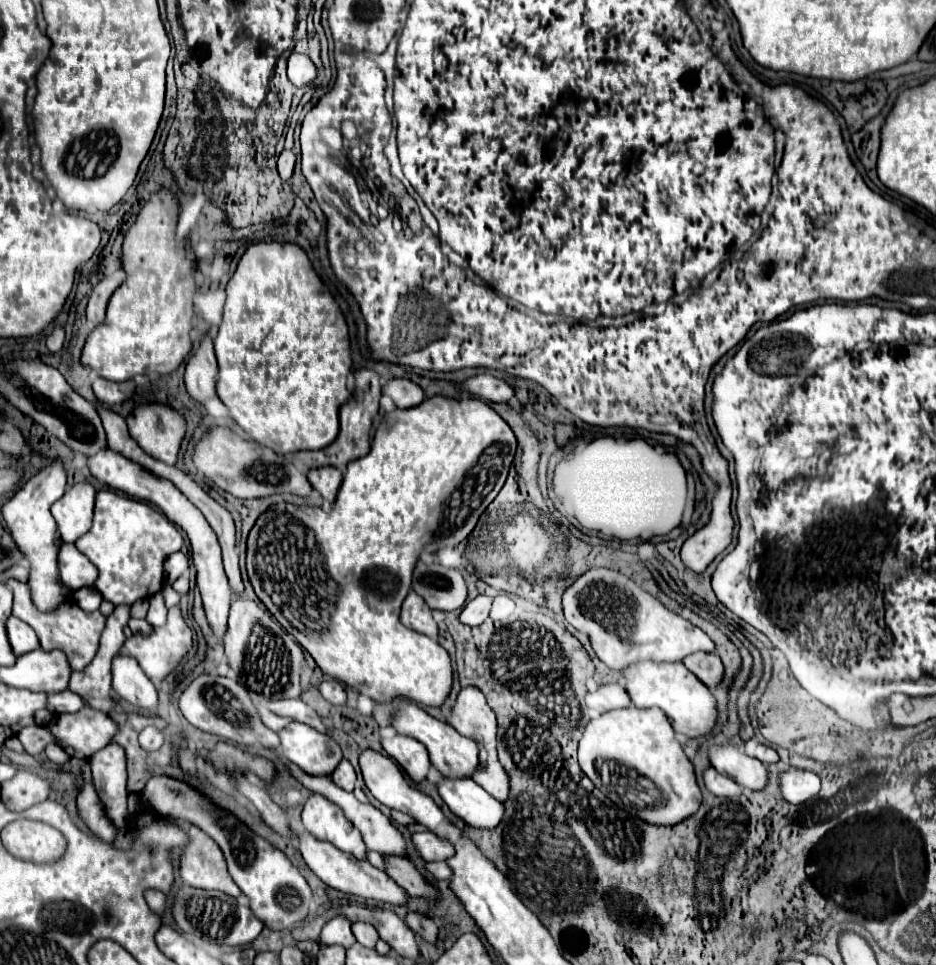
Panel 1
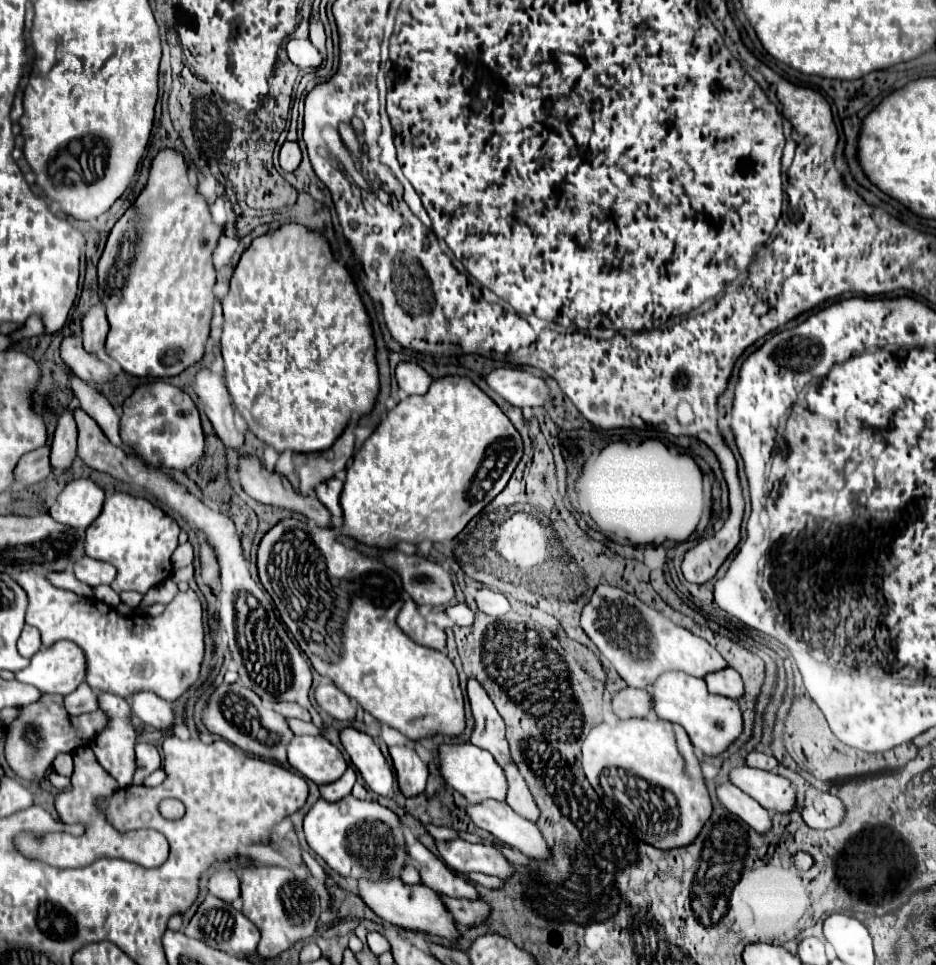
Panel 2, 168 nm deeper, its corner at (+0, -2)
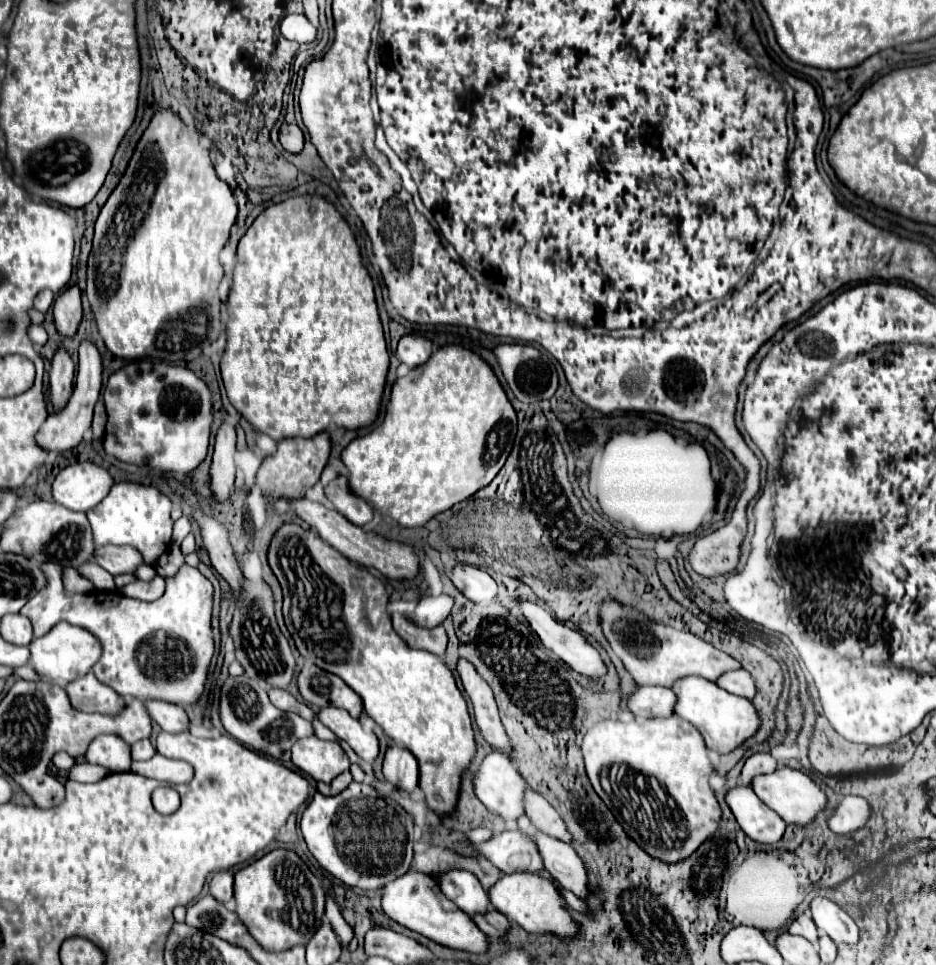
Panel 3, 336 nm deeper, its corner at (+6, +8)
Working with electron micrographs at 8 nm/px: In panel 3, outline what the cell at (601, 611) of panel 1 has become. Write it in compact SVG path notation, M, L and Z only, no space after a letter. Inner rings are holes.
M607 597L607 601L599 603L599 619L603 635L609 641L613 653L623 661L625 669L631 673L637 685L671 687L675 679L687 675L699 675L709 681L715 681L725 671L741 667L739 661L715 649L701 637L689 631L677 631L663 623L653 623L643 611L631 609L629 605L623 605L613 597Z

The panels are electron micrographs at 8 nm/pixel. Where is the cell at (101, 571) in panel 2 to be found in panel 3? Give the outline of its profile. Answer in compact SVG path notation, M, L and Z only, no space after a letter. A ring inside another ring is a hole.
M115 545L95 549L93 561L111 575L133 573L135 567L143 563L141 555L133 547L115 547Z

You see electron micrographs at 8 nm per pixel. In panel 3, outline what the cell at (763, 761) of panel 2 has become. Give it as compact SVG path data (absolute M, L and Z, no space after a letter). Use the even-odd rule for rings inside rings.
M753 753L745 761L741 777L743 777L743 783L749 785L751 777L755 777L757 773L771 773L775 769L777 769L777 761L769 753Z

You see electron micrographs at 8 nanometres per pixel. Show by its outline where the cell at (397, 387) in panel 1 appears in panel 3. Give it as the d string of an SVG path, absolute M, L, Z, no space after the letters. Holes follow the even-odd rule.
M405 335L397 345L397 357L409 369L419 367L427 363L431 357L431 341L419 335Z

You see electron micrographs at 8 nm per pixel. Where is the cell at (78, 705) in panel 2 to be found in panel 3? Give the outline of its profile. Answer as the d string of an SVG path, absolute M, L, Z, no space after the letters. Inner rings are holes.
M93 673L71 681L65 687L69 701L75 709L87 713L119 713L123 709L123 697L119 697L111 687L99 683Z

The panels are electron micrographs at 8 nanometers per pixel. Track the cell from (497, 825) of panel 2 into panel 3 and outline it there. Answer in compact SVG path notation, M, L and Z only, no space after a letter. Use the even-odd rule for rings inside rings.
M527 815L515 819L517 829L527 835L535 847L539 849L545 869L569 891L573 891L577 897L587 897L587 871L583 867L583 861L577 857L575 849L567 845L565 841L559 841L555 837L545 837L545 833L539 833L535 825L531 825L531 819Z

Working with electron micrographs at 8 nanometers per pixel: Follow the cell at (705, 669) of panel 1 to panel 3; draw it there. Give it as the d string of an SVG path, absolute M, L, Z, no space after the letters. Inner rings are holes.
M735 669L731 673L723 673L719 681L715 681L725 691L731 691L733 695L741 695L745 699L753 699L755 695L755 681L745 669Z

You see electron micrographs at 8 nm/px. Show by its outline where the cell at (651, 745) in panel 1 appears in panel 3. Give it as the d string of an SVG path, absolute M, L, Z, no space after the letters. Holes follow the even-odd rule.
M677 715L631 723L603 719L587 731L581 749L593 789L609 805L625 833L651 857L667 863L687 859L707 837L715 833L721 819L721 807L709 787L709 773L713 771L713 765L707 757L701 733L691 723Z

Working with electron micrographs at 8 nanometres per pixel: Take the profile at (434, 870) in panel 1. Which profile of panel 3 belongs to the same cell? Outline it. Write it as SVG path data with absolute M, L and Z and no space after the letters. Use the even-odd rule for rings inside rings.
M537 873L503 875L489 889L489 901L497 911L505 913L511 923L521 925L529 933L555 933L559 937L573 937L579 929L577 923L571 919L567 907L561 903L559 889Z

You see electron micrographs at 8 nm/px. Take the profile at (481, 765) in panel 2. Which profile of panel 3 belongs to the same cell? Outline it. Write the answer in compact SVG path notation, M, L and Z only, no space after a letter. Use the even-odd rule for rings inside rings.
M497 751L489 753L473 775L473 789L477 799L499 813L503 819L517 819L523 815L525 779L509 763L509 759Z

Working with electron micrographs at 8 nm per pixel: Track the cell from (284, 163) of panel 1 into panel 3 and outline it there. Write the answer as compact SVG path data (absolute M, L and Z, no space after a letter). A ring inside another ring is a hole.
M283 123L281 131L279 131L279 141L281 141L283 149L289 153L301 153L301 149L303 149L303 133L297 125Z

